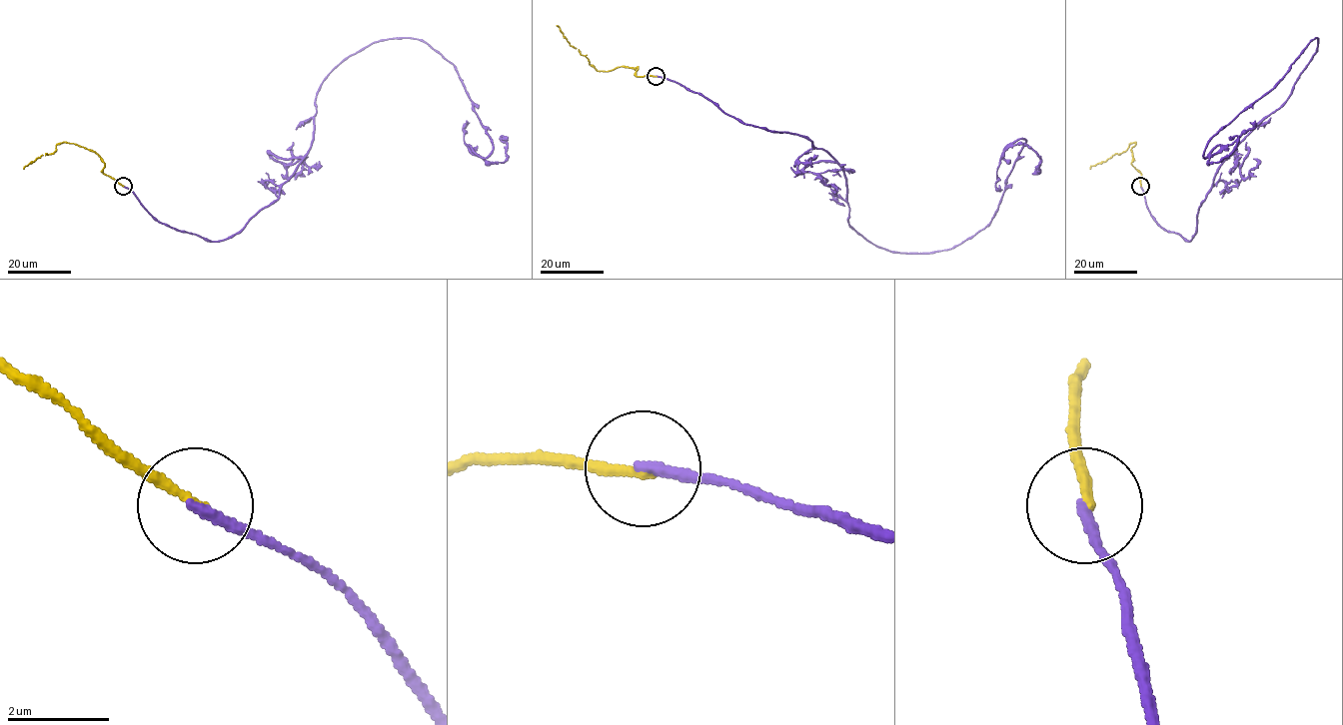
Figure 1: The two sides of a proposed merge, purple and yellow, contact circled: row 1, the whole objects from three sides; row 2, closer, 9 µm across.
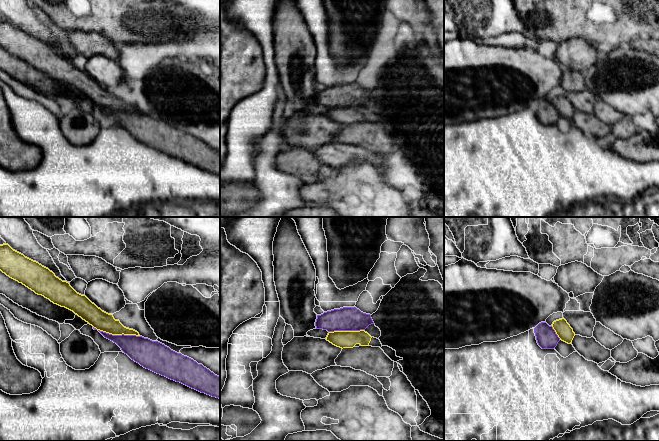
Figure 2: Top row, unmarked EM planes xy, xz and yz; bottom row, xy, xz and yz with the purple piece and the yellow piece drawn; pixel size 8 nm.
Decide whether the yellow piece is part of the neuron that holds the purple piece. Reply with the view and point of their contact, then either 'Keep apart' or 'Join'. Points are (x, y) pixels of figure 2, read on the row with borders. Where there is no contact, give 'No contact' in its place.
Touches purple at xy (116, 335). Keep apart

